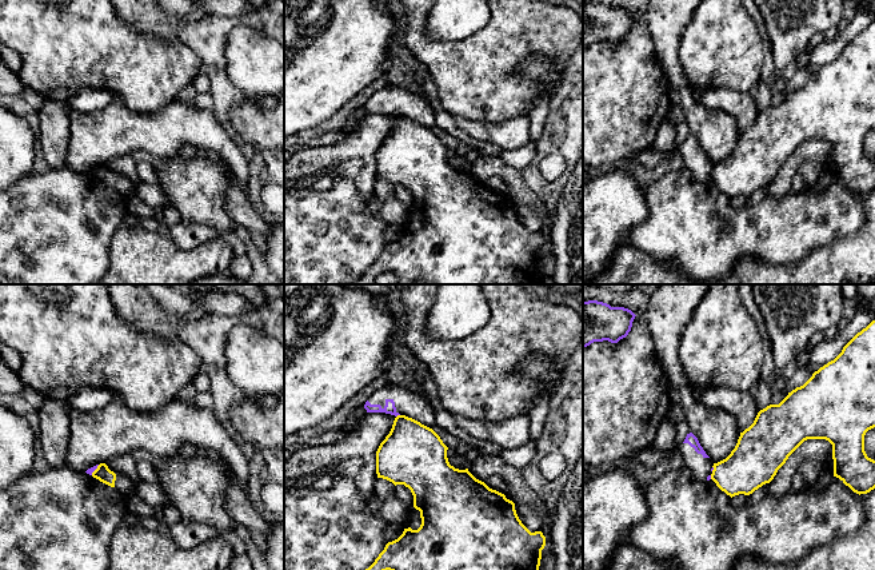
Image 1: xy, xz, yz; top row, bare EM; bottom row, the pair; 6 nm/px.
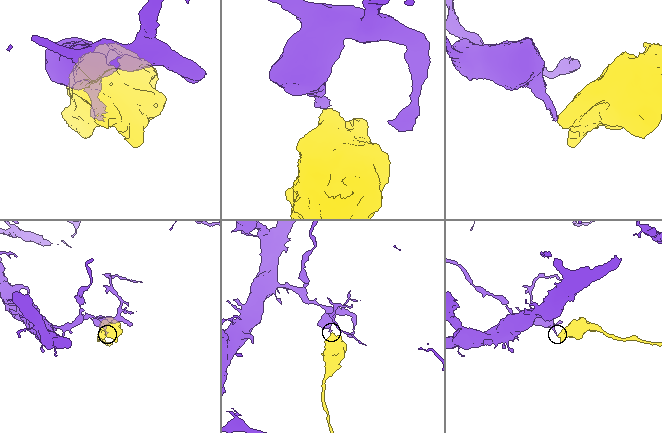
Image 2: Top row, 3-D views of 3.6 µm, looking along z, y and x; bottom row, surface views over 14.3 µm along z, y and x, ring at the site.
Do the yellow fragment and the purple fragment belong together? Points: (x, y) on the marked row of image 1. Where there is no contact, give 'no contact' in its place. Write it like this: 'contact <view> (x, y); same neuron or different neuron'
contact xz (398, 415); different neuron

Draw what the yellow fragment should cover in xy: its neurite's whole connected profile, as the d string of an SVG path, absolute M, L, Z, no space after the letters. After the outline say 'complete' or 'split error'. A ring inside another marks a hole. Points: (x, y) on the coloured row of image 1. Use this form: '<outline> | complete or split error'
M100 463L92 473L92 477L111 487L115 487L127 498L133 494L133 482L121 474L115 474L105 463Z | split error

